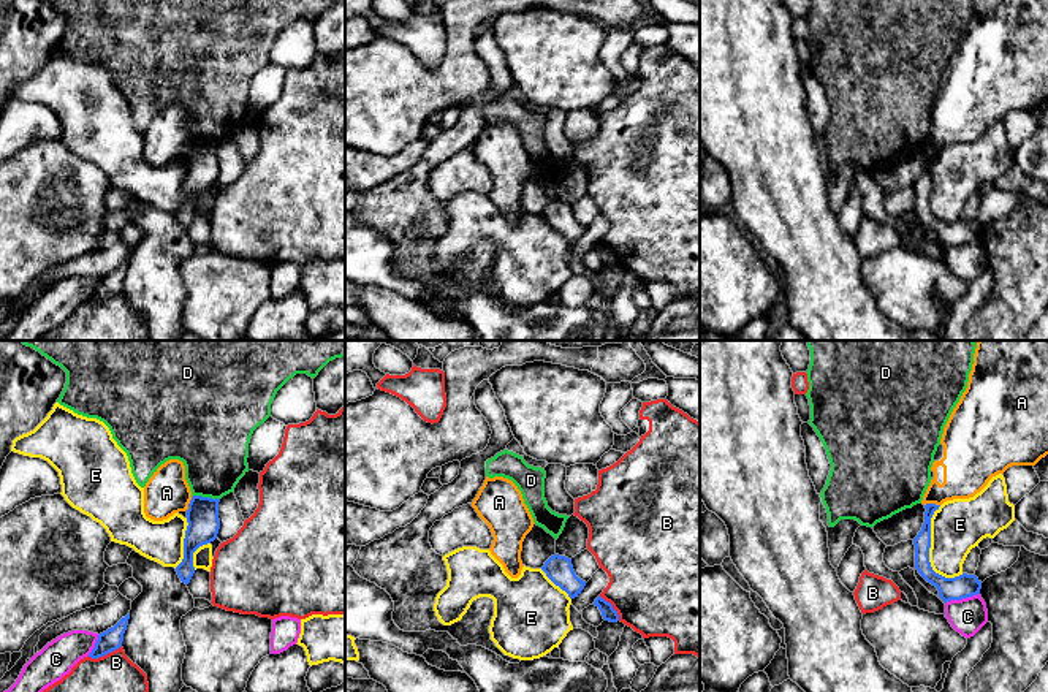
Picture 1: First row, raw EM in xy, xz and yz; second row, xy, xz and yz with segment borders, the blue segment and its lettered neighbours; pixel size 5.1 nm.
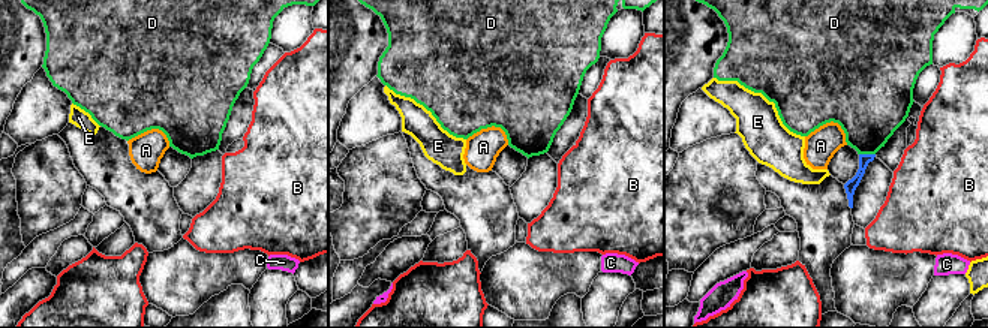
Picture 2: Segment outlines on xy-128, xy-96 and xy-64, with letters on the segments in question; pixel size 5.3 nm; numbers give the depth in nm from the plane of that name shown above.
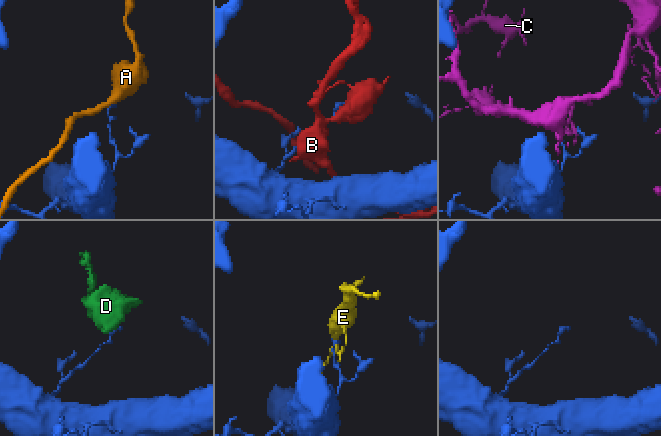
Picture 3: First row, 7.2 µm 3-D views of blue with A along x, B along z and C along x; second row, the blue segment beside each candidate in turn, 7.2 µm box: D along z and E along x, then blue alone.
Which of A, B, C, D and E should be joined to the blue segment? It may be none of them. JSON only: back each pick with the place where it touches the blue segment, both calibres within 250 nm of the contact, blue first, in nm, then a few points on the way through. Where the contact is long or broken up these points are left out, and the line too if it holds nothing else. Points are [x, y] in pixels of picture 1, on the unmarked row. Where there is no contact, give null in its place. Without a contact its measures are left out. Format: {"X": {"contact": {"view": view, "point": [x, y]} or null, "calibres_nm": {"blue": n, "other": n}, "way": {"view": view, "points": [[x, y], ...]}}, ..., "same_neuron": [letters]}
{"same_neuron": []}

